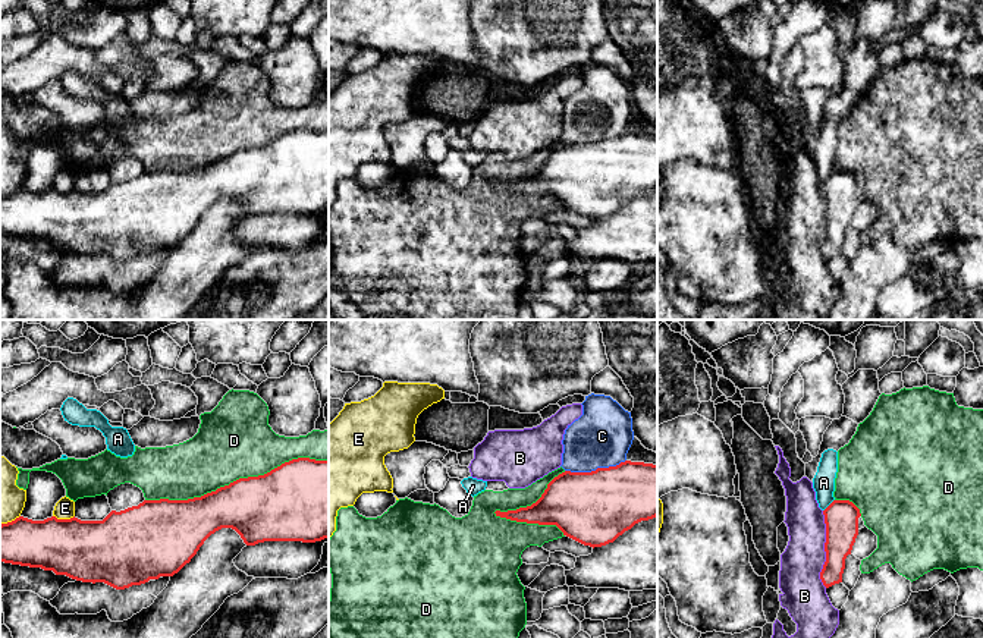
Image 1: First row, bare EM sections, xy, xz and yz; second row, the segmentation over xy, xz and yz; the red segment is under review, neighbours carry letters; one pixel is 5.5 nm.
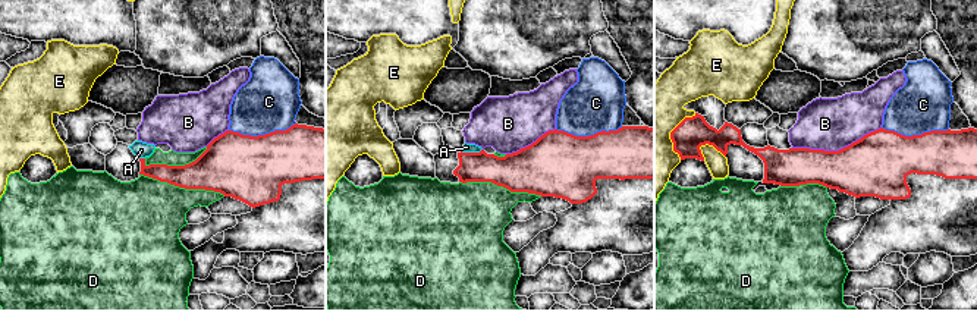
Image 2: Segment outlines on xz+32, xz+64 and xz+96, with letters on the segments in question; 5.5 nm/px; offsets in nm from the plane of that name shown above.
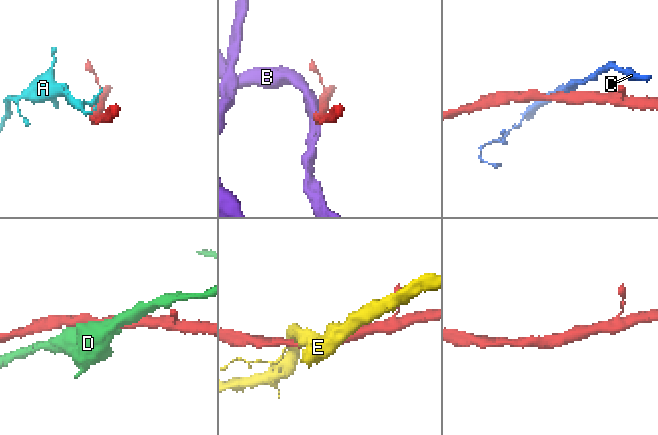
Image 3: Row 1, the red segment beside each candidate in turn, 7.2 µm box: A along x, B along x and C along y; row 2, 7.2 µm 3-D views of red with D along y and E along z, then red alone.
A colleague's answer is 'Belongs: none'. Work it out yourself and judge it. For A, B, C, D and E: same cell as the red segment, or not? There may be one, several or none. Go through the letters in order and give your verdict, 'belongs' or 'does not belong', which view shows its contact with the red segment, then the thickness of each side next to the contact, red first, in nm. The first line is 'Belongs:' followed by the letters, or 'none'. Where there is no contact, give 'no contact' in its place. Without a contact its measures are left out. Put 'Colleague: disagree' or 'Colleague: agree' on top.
Colleague: agree
Belongs: none
A: does not belong; meets red in yz; 190 nm thick on the red side, 130 nm on the other
B: does not belong; meets red in yz; 190 nm thick on the red side, 240 nm on the other
C: does not belong; meets red in xz; 400 nm thick on the red side, 320 nm on the other
D: does not belong; meets red in xy; 360 nm thick on the red side, 400 nm on the other
E: does not belong; meets red in xy; 340 nm thick on the red side, 110 nm on the other

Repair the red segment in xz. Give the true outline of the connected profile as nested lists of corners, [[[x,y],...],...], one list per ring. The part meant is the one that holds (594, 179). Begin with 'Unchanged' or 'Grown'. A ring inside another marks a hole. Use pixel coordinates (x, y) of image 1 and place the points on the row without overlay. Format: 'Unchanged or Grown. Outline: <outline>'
Unchanged. Outline: [[[625,132],[591,144],[565,142],[555,148],[541,169],[527,179],[494,183],[516,194],[556,197],[563,207],[590,219],[613,214],[641,192],[657,188],[657,136]]]

